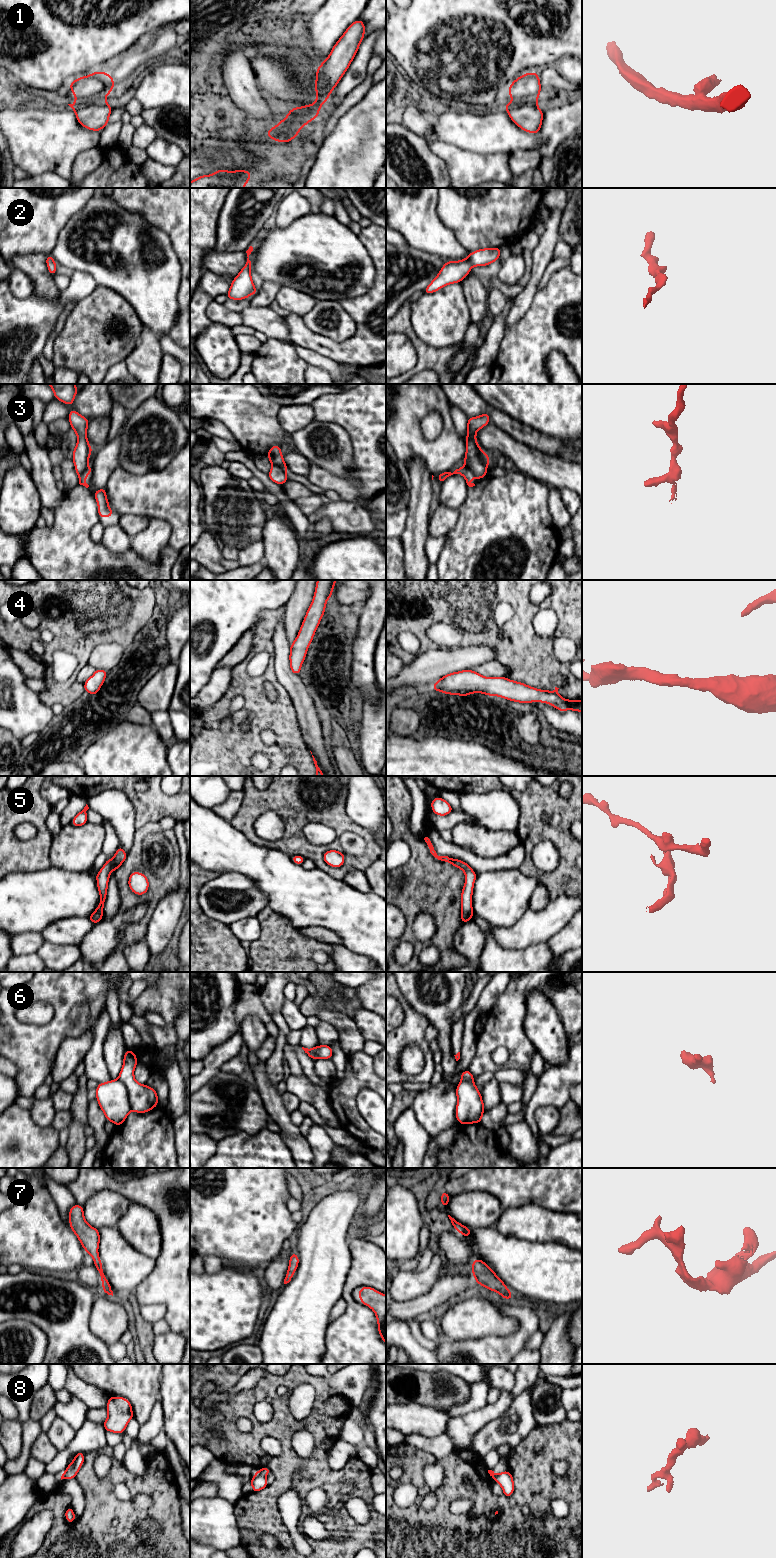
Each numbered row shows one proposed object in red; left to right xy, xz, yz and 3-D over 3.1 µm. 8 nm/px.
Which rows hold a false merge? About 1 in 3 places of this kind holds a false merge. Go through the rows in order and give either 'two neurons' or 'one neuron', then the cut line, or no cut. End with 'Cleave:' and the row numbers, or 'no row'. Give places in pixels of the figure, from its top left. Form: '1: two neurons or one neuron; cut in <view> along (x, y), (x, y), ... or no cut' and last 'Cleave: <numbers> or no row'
1: one neuron; no cut
2: one neuron; no cut
3: two neurons; cut in xz along (272, 464), (276, 464), (285, 473)
4: one neuron; no cut
5: one neuron; no cut
6: two neurons; cut in xy along (118, 1079), (127, 1090), (129, 1107), (131, 1109)
7: one neuron; no cut
8: one neuron; no cut
Cleave: 3, 6

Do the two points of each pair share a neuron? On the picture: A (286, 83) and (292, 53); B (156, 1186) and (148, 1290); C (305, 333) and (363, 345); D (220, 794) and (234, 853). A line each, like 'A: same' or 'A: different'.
A: same
B: same
C: same
D: different

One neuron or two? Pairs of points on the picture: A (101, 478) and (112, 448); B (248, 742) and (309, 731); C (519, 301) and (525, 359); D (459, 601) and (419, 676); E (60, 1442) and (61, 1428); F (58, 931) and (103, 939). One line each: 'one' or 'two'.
A: one
B: two
C: two
D: two
E: one
F: two

